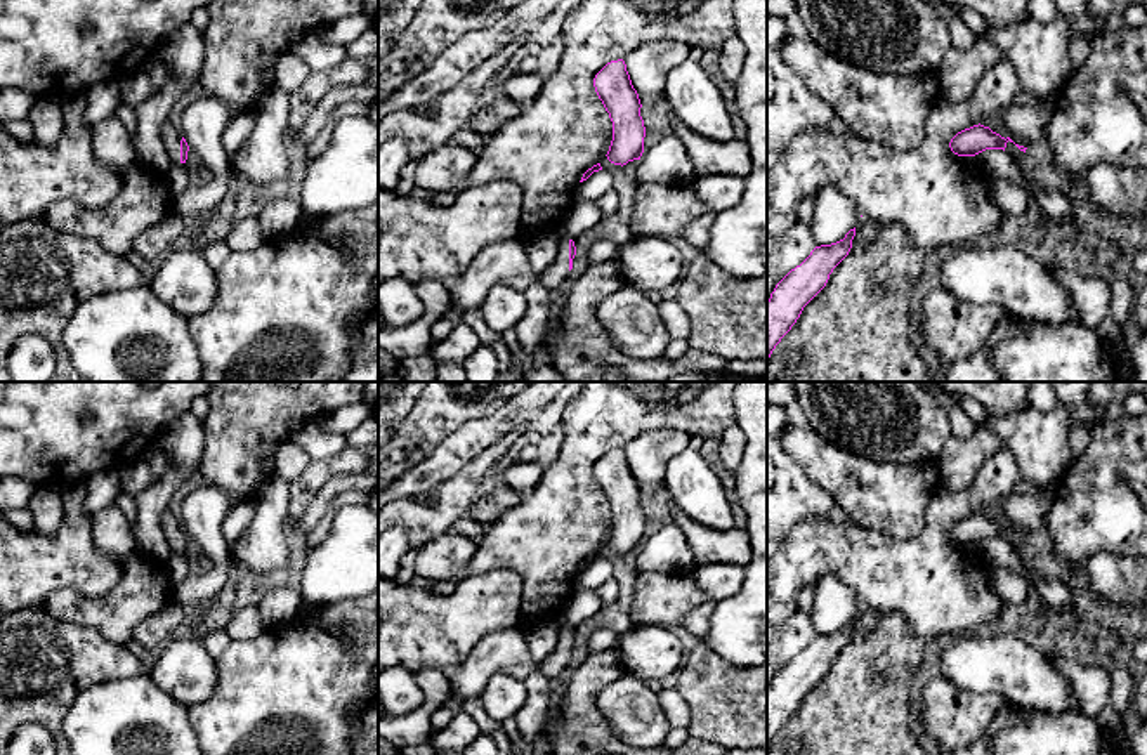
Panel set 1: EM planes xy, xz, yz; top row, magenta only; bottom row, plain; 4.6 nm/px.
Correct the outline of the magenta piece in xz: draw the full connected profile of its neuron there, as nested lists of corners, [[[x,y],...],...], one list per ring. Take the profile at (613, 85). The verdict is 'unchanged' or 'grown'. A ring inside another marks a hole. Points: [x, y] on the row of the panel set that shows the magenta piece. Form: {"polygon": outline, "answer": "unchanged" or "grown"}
{"polygon": [[[623,59],[607,62],[593,78],[593,87],[613,121],[613,141],[607,160],[626,165],[644,153],[646,127],[640,99],[632,85]]], "answer": "unchanged"}

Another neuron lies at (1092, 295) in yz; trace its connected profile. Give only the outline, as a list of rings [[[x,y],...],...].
[[[1050,269],[1053,278],[1069,292],[1079,321],[1095,330],[1111,314],[1111,285],[1083,271]]]

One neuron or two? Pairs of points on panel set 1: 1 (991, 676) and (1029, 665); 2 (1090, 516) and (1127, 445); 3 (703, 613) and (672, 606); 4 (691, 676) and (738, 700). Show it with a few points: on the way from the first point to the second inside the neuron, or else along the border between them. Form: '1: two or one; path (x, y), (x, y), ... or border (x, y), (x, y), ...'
1: one; path (1000, 669), (1021, 669)
2: one; path (1095, 498), (1095, 486), (1111, 462)
3: two; border (705, 599), (686, 615), (682, 623)
4: one; path (703, 679), (726, 700)

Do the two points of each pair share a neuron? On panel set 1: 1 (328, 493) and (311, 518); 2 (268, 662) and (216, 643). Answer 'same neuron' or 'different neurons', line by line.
1: same neuron
2: different neurons

